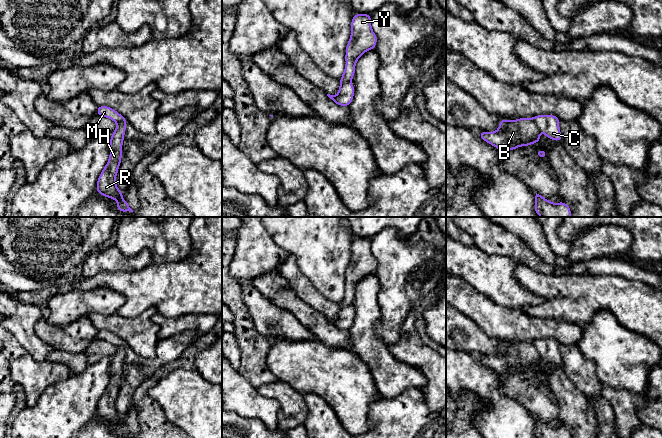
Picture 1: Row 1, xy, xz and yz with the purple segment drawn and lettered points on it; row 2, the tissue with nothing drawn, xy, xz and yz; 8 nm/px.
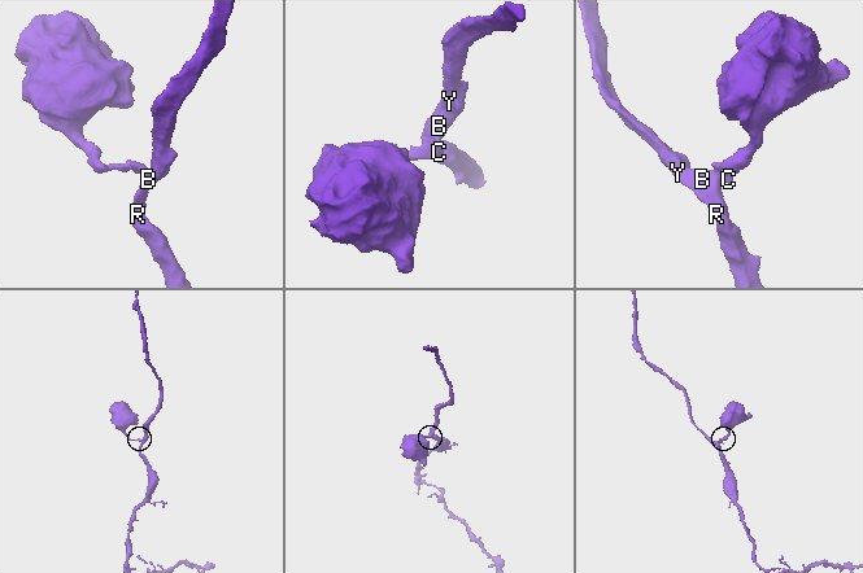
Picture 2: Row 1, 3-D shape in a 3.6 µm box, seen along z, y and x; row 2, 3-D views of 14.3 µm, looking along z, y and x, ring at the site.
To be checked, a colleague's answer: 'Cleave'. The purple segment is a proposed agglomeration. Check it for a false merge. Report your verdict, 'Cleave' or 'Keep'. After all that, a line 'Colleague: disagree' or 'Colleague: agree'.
Cleave
Colleague: agree

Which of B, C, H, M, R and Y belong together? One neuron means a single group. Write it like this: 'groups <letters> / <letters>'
groups B H R Y / C M

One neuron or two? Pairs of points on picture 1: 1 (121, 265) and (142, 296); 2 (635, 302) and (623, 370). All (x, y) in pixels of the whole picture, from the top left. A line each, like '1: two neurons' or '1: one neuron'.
1: two neurons
2: two neurons

